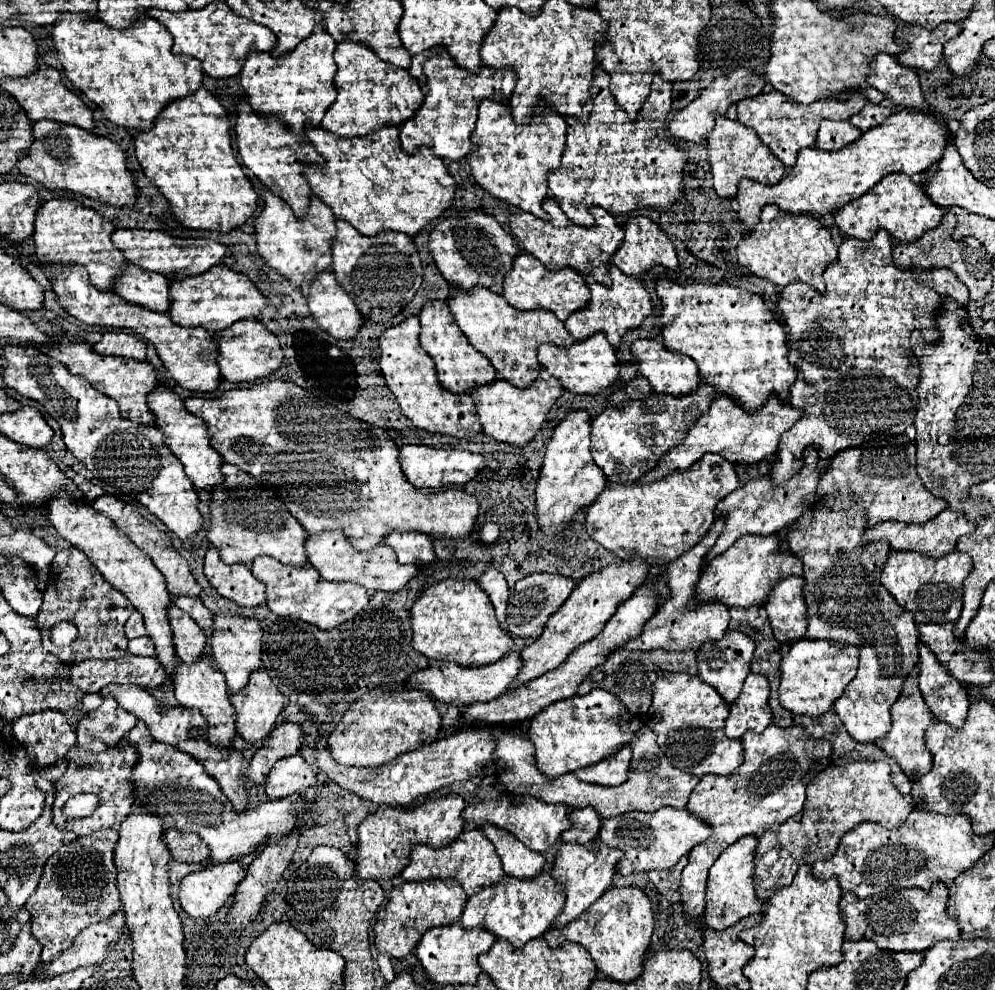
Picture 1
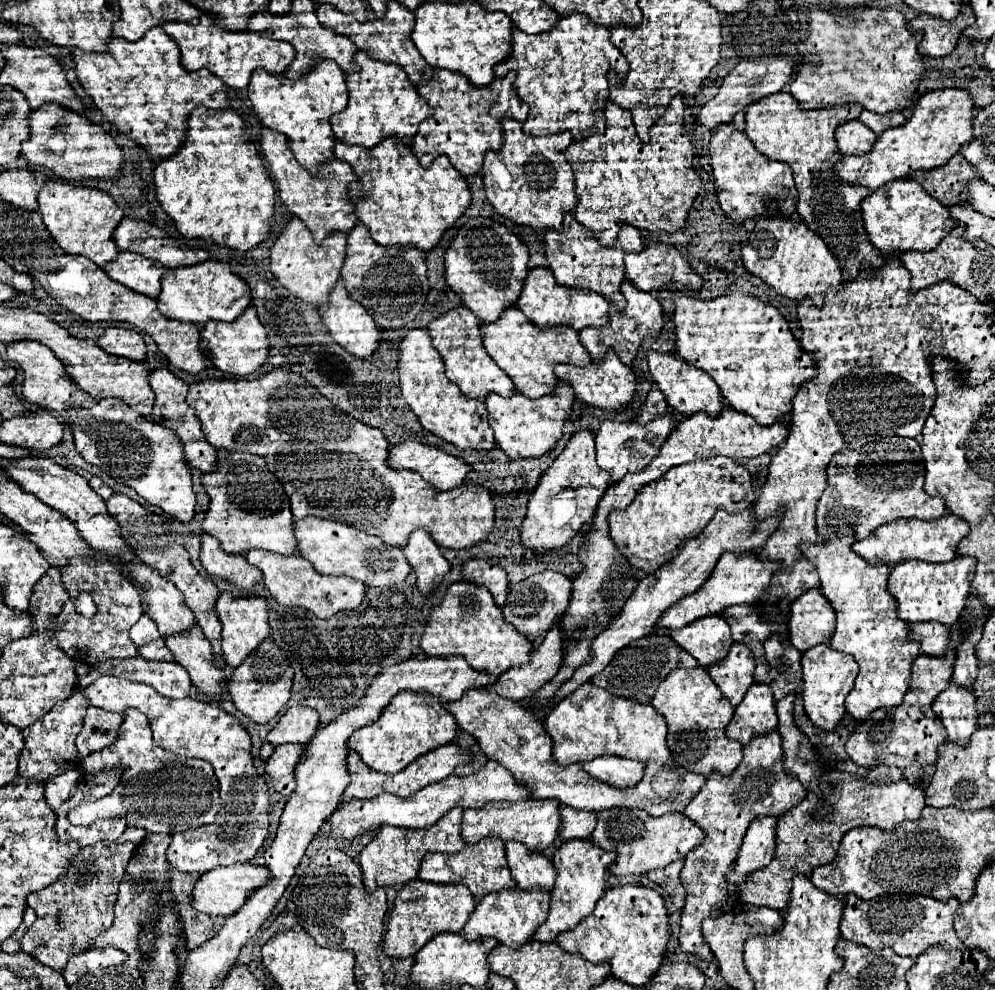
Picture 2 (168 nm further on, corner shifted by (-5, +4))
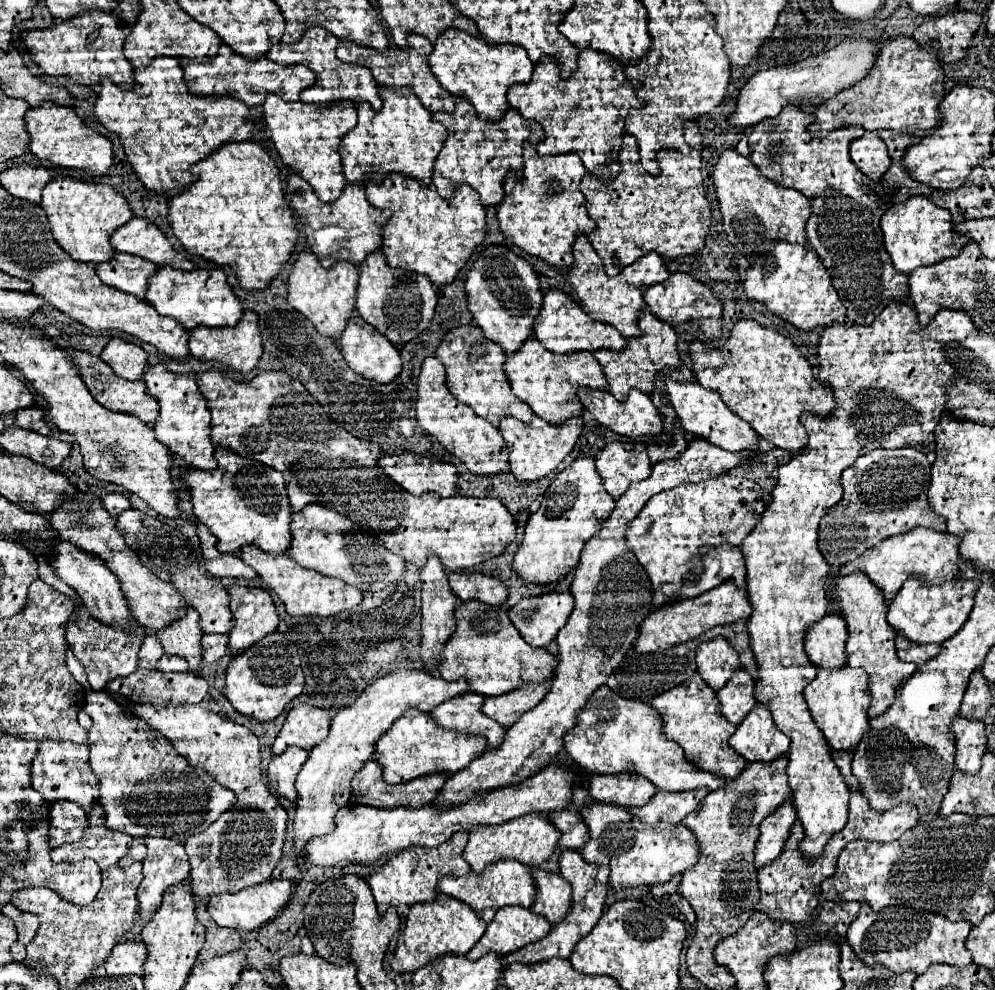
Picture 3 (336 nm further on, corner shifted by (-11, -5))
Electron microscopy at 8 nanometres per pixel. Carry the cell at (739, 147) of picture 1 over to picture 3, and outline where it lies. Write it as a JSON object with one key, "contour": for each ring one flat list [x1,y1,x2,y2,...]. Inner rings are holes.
{"contour":[[734,148,720,154,718,164,714,166,714,186,724,220,724,232,742,254,764,254,772,248,772,240,778,238,806,244,804,226,810,218,810,202,802,192,768,180,750,158,738,154]]}

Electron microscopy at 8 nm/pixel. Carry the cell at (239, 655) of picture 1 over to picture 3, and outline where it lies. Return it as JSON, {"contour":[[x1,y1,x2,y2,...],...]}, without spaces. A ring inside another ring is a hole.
{"contour":[[230,586,228,588,230,594,230,612,236,618,234,628,228,632,230,638,230,650,232,654,240,654,242,650,248,650,254,642,258,642,260,638,272,634,278,626,278,614,274,608,274,602,270,598,270,594,262,588,254,588,254,586]]}

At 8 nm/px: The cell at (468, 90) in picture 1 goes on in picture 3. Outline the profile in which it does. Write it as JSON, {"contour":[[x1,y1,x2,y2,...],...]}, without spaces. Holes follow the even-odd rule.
{"contour":[[456,96,454,100,454,112,432,114,432,118,444,124,446,128,444,146,434,162,432,184,436,186,442,198,450,198,452,190,460,186,460,182,468,182,480,194,484,206,498,204,502,200,502,184,506,174,510,170,520,172,522,142,528,140,530,144,536,144,540,138,544,138,544,130,534,120,526,120,520,114,516,114,514,108,508,108,504,118,500,120,482,120,466,98]]}

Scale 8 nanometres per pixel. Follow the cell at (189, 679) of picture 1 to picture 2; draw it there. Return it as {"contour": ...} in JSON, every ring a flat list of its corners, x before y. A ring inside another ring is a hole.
{"contour":[[194,625,188,631,164,637,164,641,168,649,174,653,176,663,180,663,190,673,194,687,200,689,208,699,218,701,222,669,216,667,216,663,212,661,214,655,210,641,206,641,198,625]]}

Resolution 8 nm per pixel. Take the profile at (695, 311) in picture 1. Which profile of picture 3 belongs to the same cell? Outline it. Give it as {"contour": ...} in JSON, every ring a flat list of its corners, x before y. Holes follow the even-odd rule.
{"contour":[[736,320,728,340,722,346,710,346,700,340,690,344,694,376,704,388,720,392,724,404,746,420,758,436,788,452,798,452,806,446,806,430,800,424,802,412,830,414,834,394,830,386,820,384,808,360,798,346,772,328,760,326,756,320]]}

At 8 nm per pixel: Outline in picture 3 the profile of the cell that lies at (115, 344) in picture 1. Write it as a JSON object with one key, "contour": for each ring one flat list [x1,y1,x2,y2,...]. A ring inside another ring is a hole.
{"contour":[[112,338,102,350,100,358,114,370,114,374,126,380,140,380,148,368,148,354,138,344,122,338]]}

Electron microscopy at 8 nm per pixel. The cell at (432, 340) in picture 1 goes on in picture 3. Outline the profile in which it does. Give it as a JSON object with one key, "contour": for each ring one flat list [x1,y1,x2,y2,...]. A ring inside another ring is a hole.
{"contour":[[458,326,454,330,450,330,438,350,436,350,436,358,446,366,446,384,450,388,450,392,464,404,468,404,478,416,482,416,484,420,492,422,494,426,498,426,502,416,514,416,518,420,528,422,532,418,532,410,512,394,510,382,504,378,502,374,502,364,504,364,504,350,484,338,480,326]]}

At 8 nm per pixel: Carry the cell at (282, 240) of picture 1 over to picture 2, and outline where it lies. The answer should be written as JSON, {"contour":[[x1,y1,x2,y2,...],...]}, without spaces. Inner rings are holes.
{"contour":[[294,217,282,235,278,235,276,243,272,245,272,255,270,255,270,271,278,279,278,283,288,289,294,297,314,305,322,307,326,305,334,283,340,279,340,269,346,259,346,235,344,233,334,233,328,239,324,239,320,245,314,243,312,233,304,227,304,223]]}

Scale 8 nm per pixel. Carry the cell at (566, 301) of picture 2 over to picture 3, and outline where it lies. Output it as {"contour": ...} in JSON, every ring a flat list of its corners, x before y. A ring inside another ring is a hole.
{"contour":[[548,290,544,292,542,308,540,314,534,320,534,334,552,352,568,354,568,352,578,352,578,350,598,350,598,348,608,348,608,350,622,350,626,346,626,338,620,336,620,332,604,322,592,320,576,302,570,300,568,294,562,290]]}

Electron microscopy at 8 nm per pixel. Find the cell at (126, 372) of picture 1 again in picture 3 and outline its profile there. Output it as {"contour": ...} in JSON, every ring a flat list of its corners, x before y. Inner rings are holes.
{"contour":[[62,348,74,362,74,366,80,370,80,376,84,380,84,384,88,386,92,398,96,402,100,402,104,408,114,410,114,412,126,412,126,414,134,414,138,416,142,422,152,424,158,418,158,402,156,398,152,398,146,392,146,384,142,380,124,380,118,378,110,366,106,366,98,356,92,356,90,352,80,352,80,350,72,350,72,348]]}

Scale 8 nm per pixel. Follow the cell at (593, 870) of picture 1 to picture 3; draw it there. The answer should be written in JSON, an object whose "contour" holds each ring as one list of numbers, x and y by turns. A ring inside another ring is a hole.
{"contour":[[564,850,560,856,560,874,564,876,564,880,570,882,572,886,572,906,570,912,552,926,550,934,538,942,532,942,508,956,502,956,502,966,506,968,512,962,540,962,540,960,550,960,550,958,568,958,574,950,574,946,586,936,590,934,590,930,596,926,596,922,602,916,604,910,604,902,606,902,606,894,608,894,608,866,598,866,598,864,588,864,582,854,578,850]]}

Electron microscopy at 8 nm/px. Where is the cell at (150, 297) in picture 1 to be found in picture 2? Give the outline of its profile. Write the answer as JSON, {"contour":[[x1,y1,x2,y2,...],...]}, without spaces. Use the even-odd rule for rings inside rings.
{"contour":[[120,251,114,261,108,261,102,267,102,271,128,289,156,299,160,293,162,273,166,269,154,259,146,259,130,251]]}

